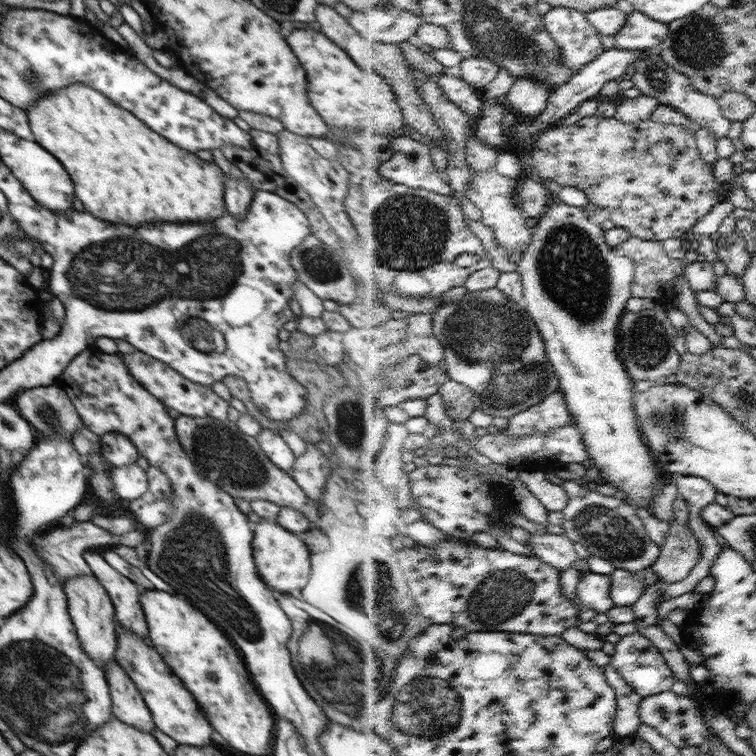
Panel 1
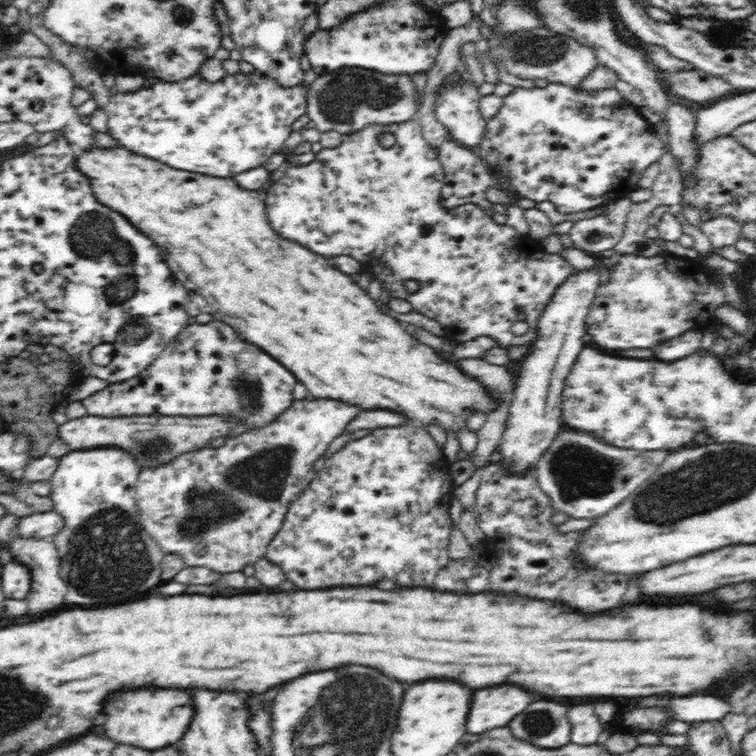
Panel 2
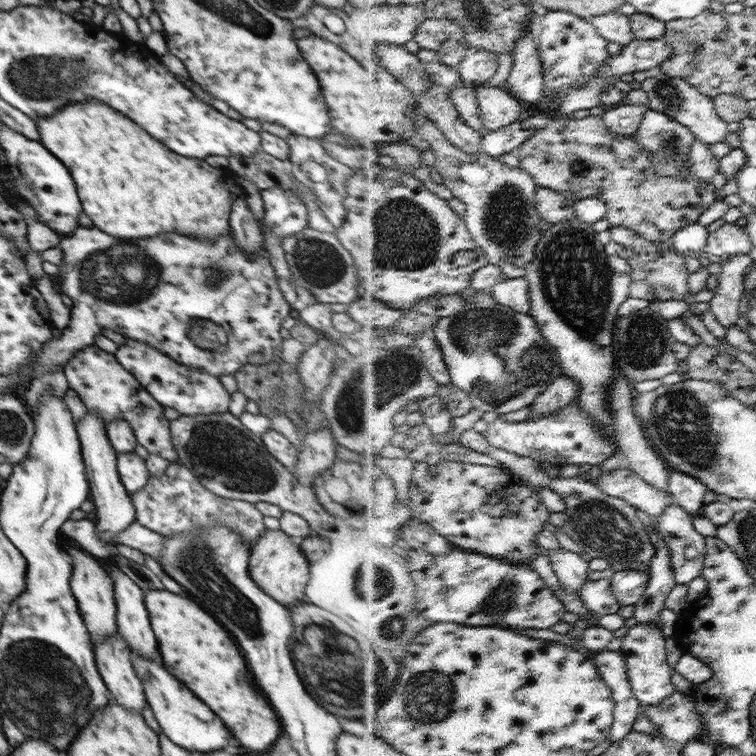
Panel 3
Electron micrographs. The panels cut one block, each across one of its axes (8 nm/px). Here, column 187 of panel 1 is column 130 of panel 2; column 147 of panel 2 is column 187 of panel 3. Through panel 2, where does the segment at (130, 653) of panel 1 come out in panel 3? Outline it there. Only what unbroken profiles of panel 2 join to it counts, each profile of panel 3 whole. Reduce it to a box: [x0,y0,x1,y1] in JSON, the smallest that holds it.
[131,651,230,755]

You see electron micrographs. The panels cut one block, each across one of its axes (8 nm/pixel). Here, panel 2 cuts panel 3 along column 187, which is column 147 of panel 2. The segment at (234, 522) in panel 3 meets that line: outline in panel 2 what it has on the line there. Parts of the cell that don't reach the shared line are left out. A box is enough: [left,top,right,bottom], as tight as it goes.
[136,399,360,573]

